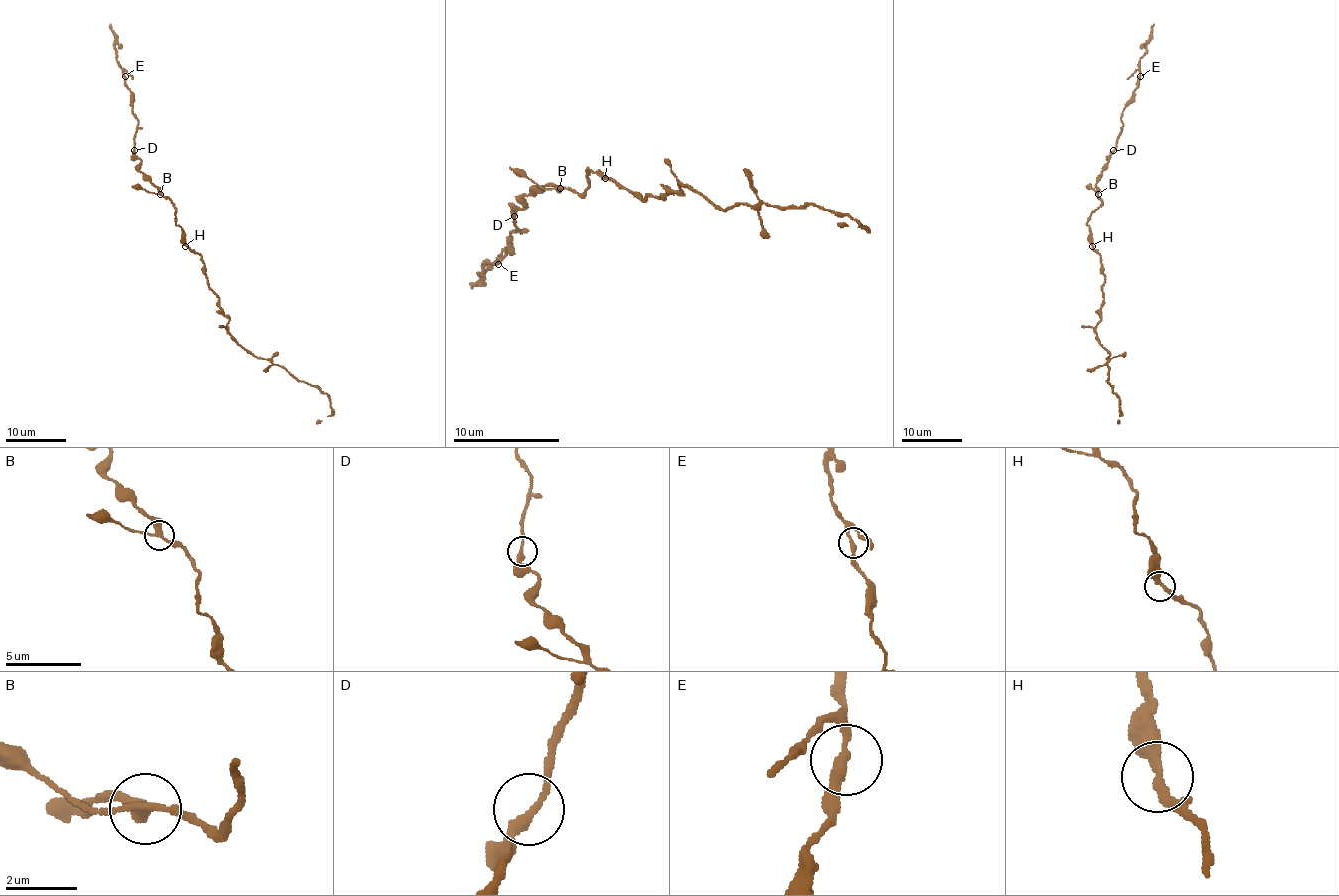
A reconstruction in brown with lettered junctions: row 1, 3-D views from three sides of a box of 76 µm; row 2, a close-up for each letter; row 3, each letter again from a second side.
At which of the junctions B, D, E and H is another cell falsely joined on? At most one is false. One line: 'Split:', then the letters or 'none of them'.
Split: B

